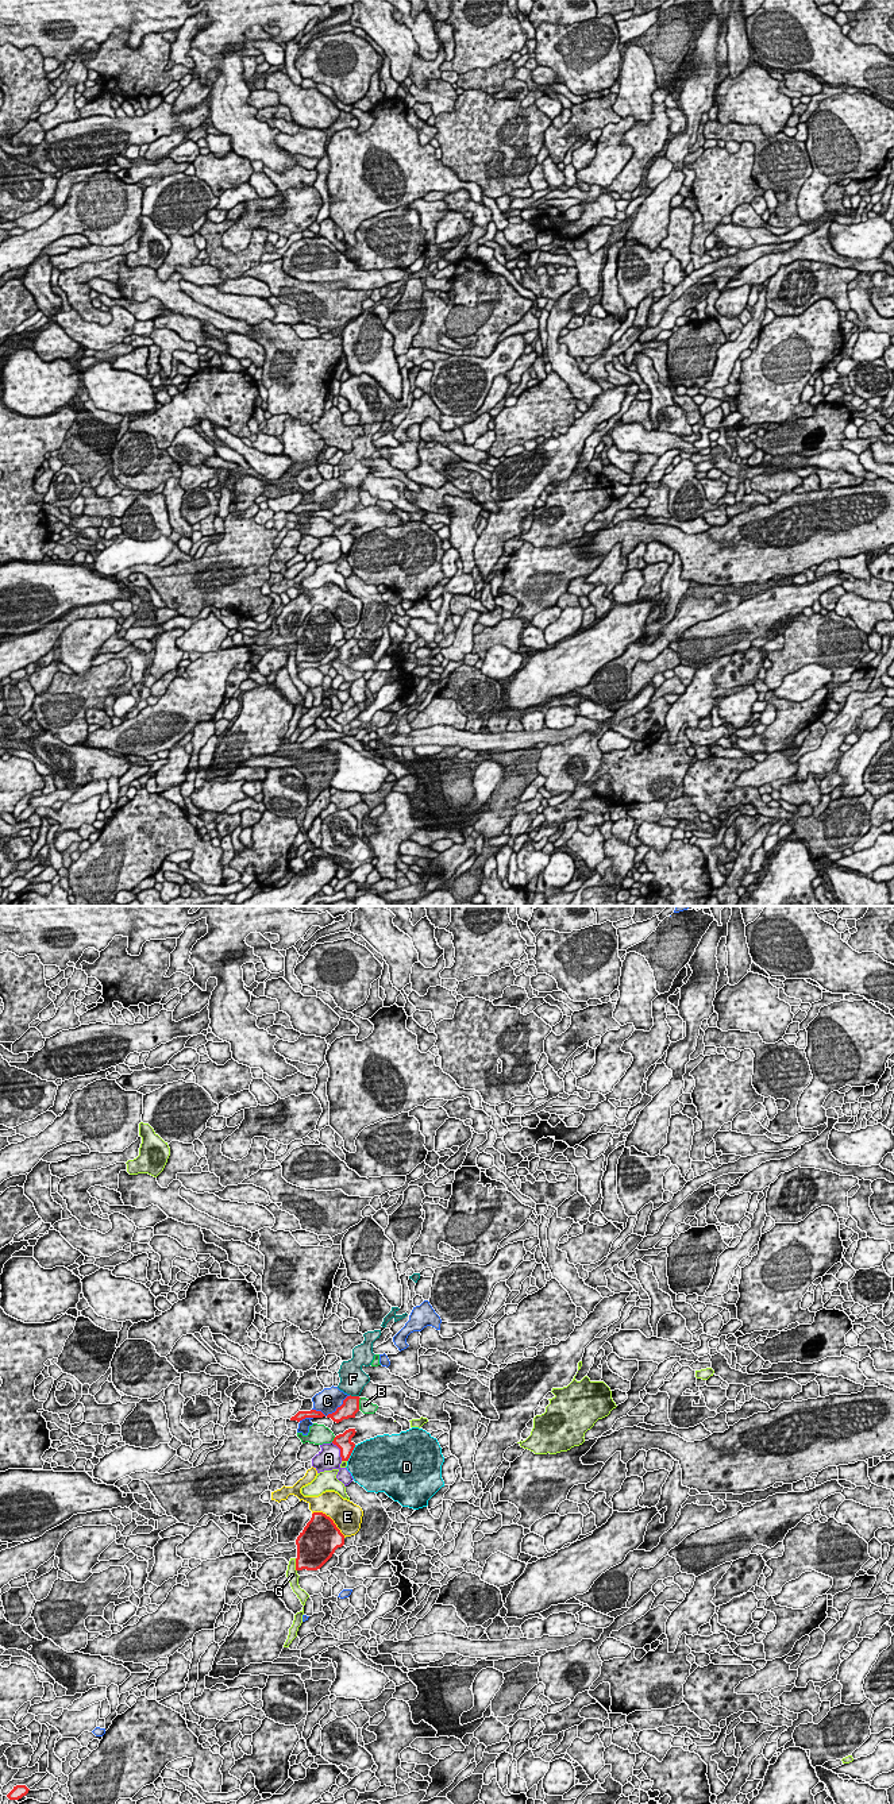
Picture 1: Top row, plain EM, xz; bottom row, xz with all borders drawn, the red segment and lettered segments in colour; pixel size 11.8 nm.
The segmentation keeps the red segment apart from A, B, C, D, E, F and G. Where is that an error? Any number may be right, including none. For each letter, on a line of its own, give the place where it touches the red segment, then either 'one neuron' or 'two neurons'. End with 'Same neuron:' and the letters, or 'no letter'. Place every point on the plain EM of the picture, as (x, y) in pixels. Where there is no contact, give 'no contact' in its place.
A: xz (340, 543) | two neurons
B: xz (358, 496) | two neurons
C: xz (332, 505) | two neurons
D: xz (351, 544) | two neurons
E: xz (331, 612) | two neurons
F: xz (354, 489) | one neuron
G: xz (296, 658) | two neurons
Same neuron: F

